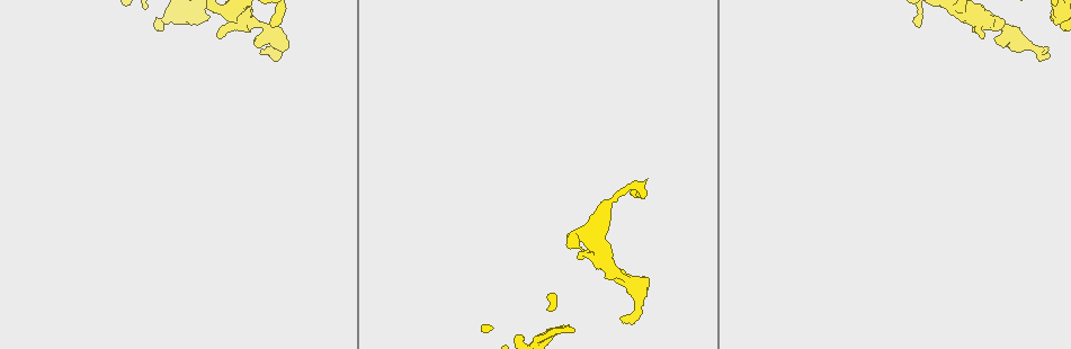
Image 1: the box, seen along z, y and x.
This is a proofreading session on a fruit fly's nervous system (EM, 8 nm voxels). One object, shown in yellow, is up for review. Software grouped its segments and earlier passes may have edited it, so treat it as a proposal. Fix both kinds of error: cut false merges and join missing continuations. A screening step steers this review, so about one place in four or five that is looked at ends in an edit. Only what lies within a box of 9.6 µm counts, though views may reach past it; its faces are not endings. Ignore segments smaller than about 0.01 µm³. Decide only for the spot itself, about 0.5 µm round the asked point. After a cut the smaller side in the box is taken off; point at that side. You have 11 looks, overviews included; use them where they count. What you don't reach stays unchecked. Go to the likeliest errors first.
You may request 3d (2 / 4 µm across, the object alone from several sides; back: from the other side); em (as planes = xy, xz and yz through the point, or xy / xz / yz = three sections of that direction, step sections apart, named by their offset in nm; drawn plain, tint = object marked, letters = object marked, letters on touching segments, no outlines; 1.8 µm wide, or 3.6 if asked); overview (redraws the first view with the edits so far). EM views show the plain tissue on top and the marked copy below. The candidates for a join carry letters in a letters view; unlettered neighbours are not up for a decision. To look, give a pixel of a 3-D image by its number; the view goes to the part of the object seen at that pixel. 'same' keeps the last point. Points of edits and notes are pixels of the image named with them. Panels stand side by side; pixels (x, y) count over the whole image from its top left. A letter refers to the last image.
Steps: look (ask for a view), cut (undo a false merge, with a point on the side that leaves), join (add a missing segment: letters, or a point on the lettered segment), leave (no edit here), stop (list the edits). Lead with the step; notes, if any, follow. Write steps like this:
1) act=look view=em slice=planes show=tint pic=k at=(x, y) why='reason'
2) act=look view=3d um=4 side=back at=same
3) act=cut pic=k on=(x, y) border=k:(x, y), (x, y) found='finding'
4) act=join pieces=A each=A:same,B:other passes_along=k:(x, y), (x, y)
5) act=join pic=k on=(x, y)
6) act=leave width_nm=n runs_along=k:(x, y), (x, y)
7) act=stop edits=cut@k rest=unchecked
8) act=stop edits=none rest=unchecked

act=look view=em slice=xz step=16 show=tint pic=1 at=(1044, 54) why='branch stops here'

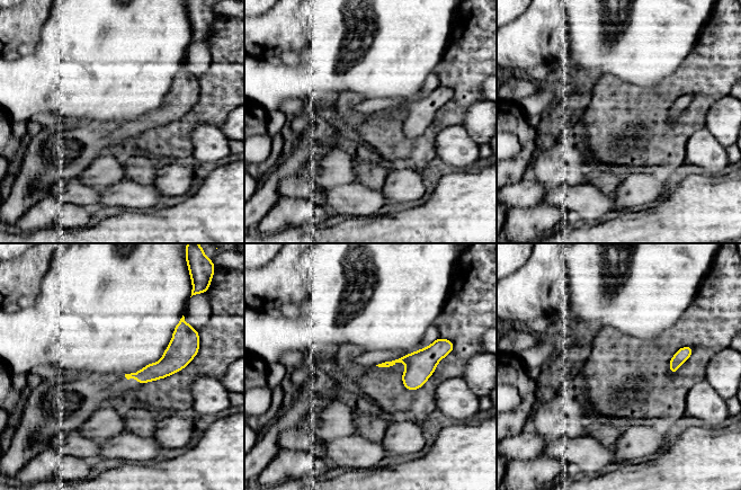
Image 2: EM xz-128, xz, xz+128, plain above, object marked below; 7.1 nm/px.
act=look view=em slice=planes show=tint at=same

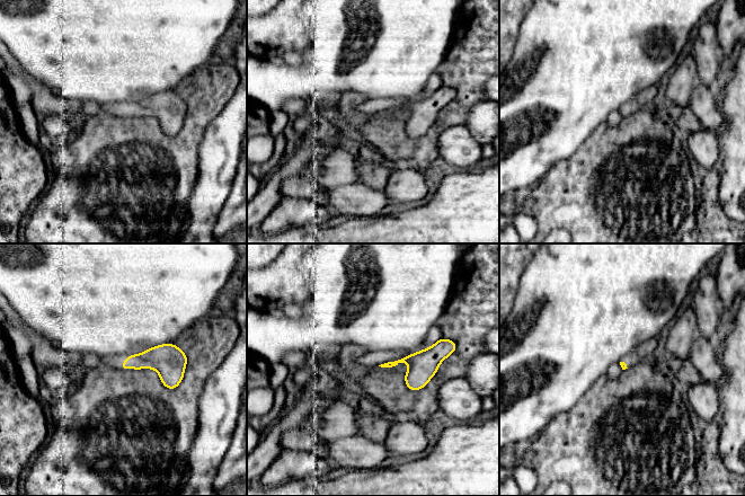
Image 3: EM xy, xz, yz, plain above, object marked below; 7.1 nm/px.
act=look view=em slice=planes show=letters at=same why='what lies round it'

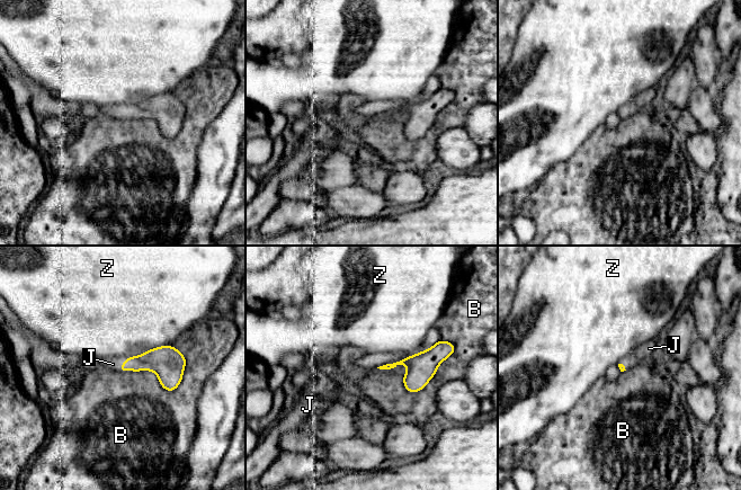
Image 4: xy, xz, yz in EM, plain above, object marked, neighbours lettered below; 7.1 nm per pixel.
act=join pieces=J each=B:other,J:same,Z:other passes_along=4:(157, 361), (122, 364), (113, 364) found='it goes on there'

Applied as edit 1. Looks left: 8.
act=look view=3d um=4 pic=1 at=(274, 26) why='branch stops here'

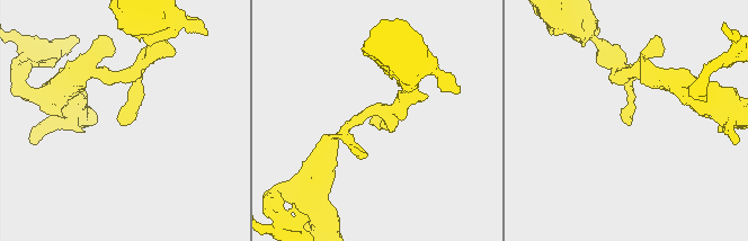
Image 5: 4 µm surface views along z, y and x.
act=look view=em slice=planes show=letters pic=5 at=(379, 122)

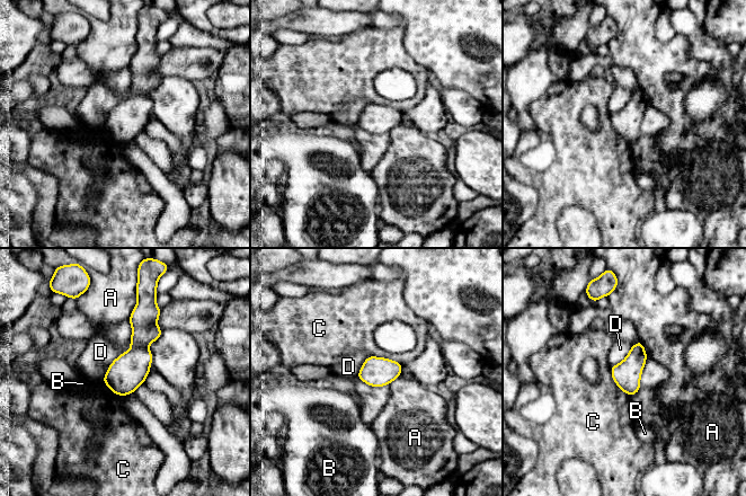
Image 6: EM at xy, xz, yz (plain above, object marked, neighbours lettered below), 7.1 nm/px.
act=leave each=A:other,B:other,C:other,D:other border=6:(130, 342), (101, 381) found='no lettered segment goes on from it'

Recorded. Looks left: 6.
act=look view=3d um=2 pic=1 at=(158, 25) why='free end'

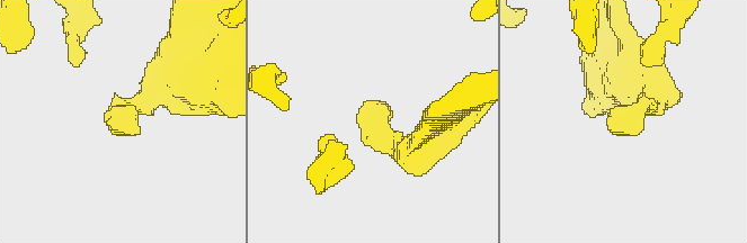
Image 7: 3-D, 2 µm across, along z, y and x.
act=look view=em slice=yz step=4 show=letters pic=7 at=(606, 122) why='need the tissue'

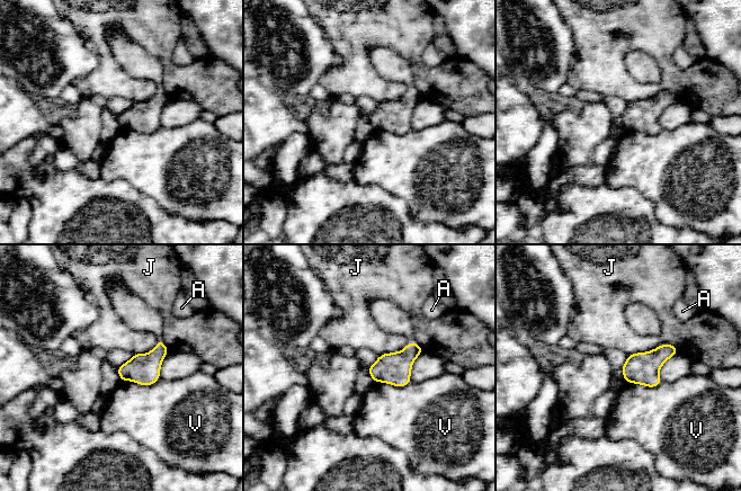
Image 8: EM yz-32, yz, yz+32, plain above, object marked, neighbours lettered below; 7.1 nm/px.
act=leave width_nm=190 each=A:other,J:other,V:other found='no lettered segment goes on from it'

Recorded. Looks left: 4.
act=look view=em slice=planes show=letters pic=1 at=(982, 34) why='branch stops here'

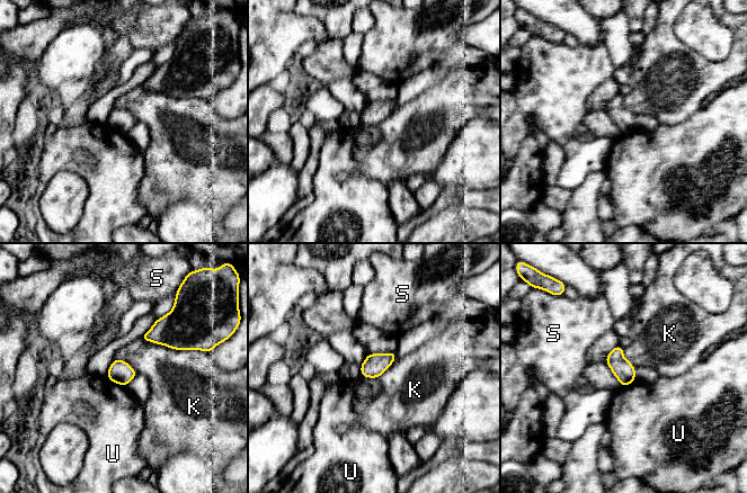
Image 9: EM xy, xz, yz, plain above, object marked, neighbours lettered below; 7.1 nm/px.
act=leave width_nm=150 each=K:other,S:other,U:other border=9:(140, 338), (176, 349), (197, 350) found='no lettered segment goes on from it'

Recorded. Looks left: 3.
act=stop edits=join@4 rest=unchecked

